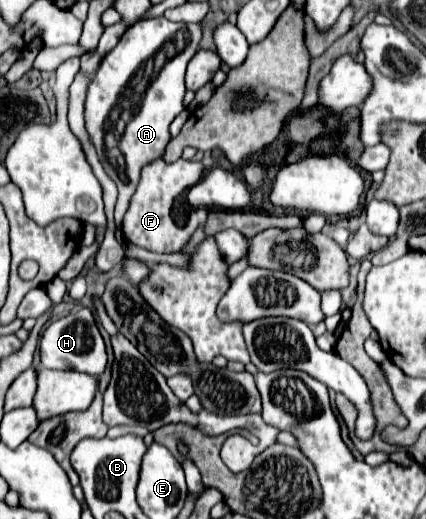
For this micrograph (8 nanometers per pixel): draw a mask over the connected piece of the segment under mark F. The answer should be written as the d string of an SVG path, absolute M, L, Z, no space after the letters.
M155 160L153 164L147 164L141 170L141 182L137 186L137 192L131 198L129 210L123 218L123 234L137 246L143 246L151 252L159 254L169 254L181 250L195 228L205 224L207 210L193 210L187 216L185 224L175 224L173 220L173 202L177 196L185 194L193 184L197 184L203 176L203 166L201 162L187 162L187 160L177 160L175 164L165 164L163 160Z

